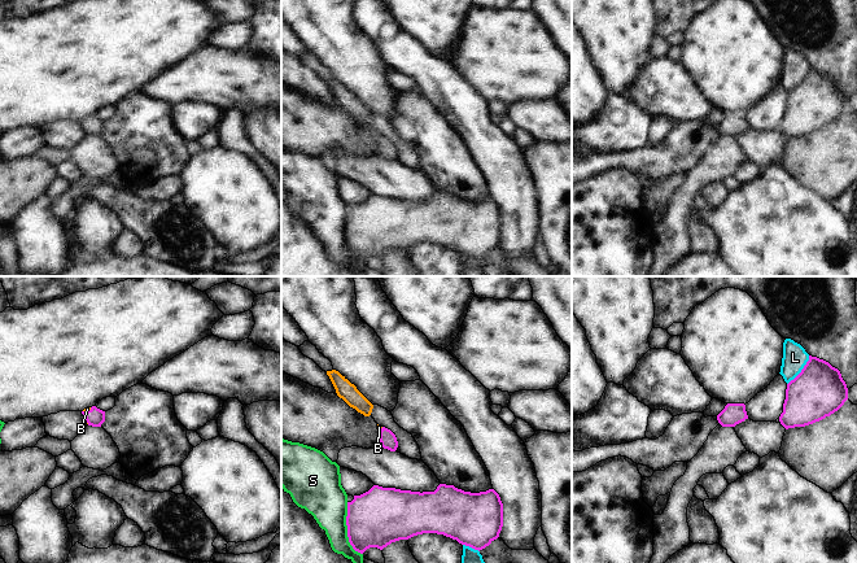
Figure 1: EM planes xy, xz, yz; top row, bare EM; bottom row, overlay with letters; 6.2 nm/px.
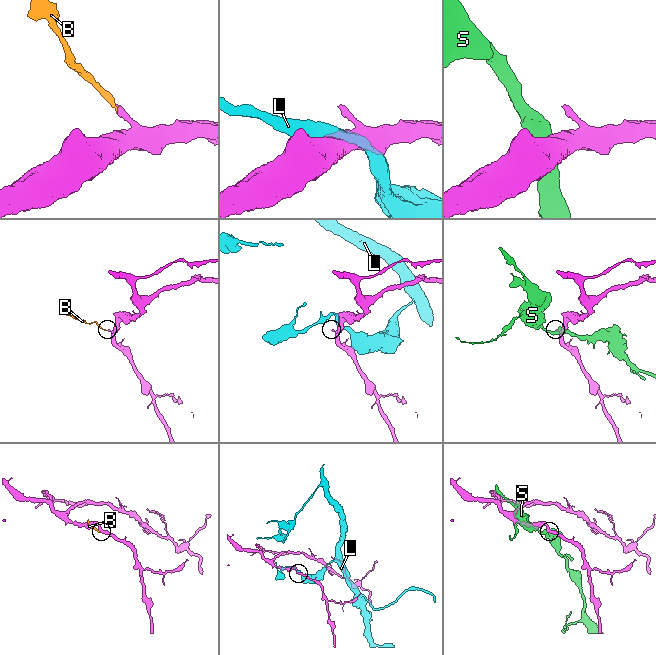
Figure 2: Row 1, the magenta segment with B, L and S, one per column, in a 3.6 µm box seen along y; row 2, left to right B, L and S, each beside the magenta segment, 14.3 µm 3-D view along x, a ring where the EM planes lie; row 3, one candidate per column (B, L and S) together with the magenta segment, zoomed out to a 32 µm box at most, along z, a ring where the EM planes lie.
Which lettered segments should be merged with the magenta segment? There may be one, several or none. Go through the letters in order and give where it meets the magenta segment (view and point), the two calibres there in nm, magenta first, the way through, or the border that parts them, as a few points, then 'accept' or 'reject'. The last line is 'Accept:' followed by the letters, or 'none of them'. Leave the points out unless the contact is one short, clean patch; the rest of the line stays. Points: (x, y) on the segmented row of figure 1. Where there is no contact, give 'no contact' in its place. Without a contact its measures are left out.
B: meets magenta in xy at (88, 410); 120 nm thick on the magenta side, 20 nm on the other; runs through xy (95, 417), (88, 410), (87, 409); accept
L: meets magenta in yz at (801, 370); 320 nm thick on the magenta side, 150 nm on the other; reject
S: meets magenta in xz at (348, 529); 360 nm thick on the magenta side, 260 nm on the other; border along xz (346, 502), (348, 541), (362, 554); reject
Accept: B

